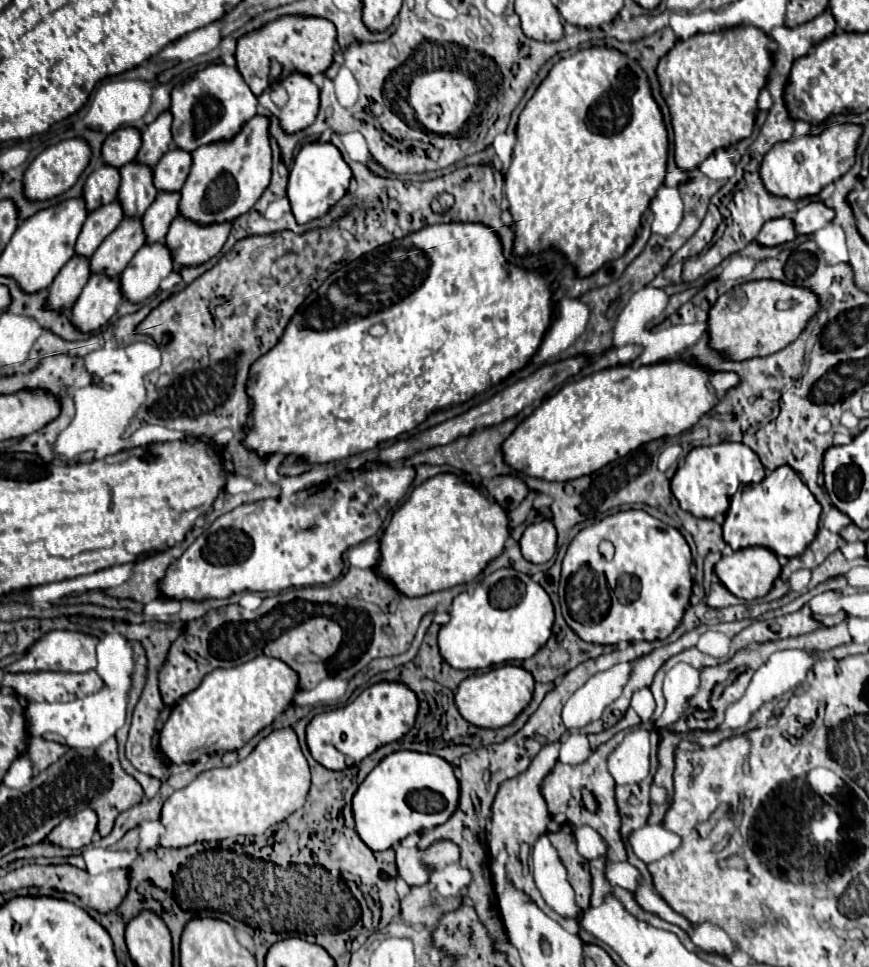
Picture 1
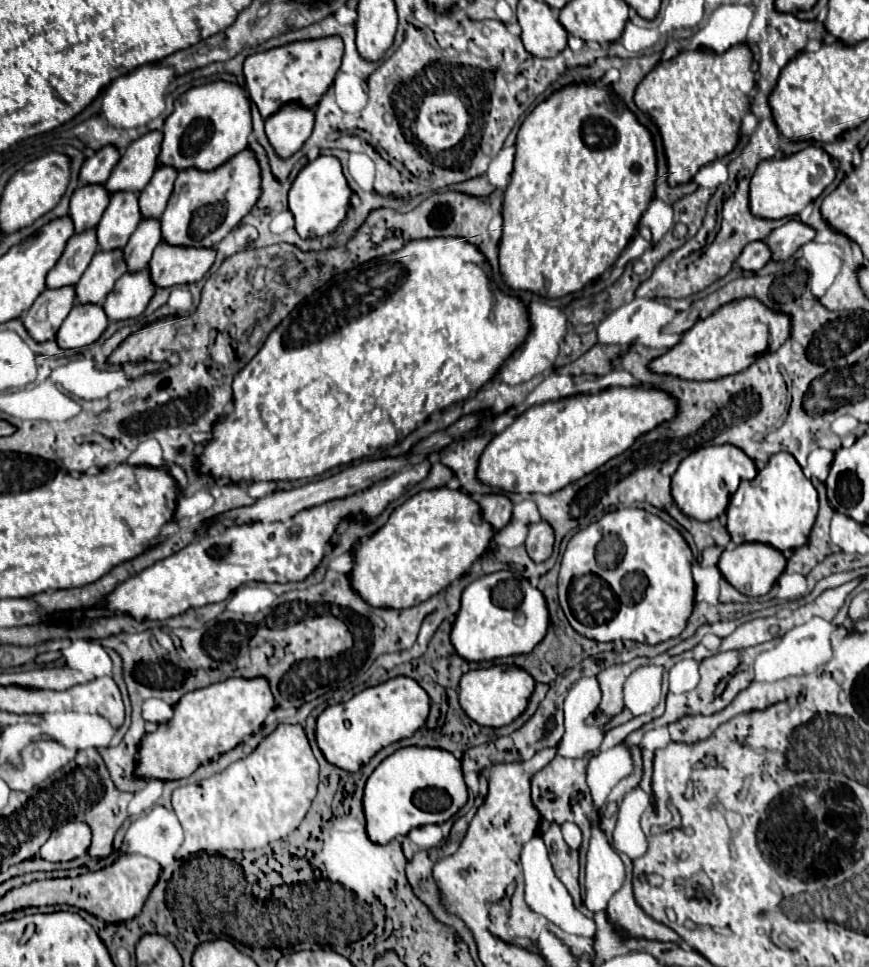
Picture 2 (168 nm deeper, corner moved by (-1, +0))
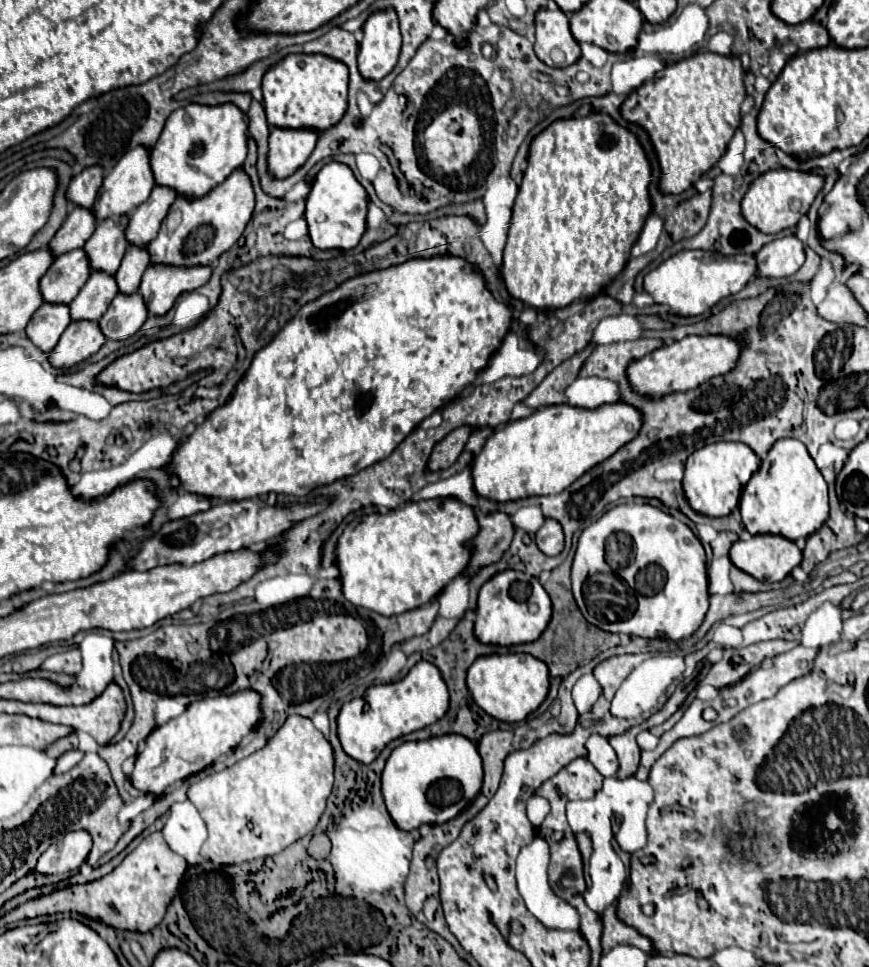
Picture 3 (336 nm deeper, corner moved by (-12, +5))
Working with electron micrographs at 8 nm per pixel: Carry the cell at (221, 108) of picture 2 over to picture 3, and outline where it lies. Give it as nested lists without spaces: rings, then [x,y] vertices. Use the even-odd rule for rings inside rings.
[[[190,103],[168,117],[158,143],[152,147],[152,173],[158,185],[168,185],[188,197],[200,197],[222,183],[236,167],[242,167],[246,153],[248,117],[238,105]]]

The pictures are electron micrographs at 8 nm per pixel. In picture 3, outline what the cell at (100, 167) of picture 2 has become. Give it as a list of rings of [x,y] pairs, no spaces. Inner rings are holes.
[[[102,165],[86,167],[82,173],[78,173],[72,179],[72,183],[68,187],[68,199],[80,207],[92,207],[96,201],[96,193],[102,185],[102,179],[104,179]]]

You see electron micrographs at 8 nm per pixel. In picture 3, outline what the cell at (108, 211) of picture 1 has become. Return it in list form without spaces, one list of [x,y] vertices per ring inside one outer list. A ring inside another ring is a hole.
[[[84,249],[66,251],[56,257],[52,267],[40,279],[40,291],[48,303],[70,303],[92,273],[90,259]]]

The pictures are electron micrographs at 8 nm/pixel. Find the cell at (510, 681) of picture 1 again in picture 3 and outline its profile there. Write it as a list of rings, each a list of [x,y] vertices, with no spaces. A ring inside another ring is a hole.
[[[526,653],[478,657],[468,669],[468,689],[476,705],[498,721],[516,723],[534,713],[548,695],[548,667]]]

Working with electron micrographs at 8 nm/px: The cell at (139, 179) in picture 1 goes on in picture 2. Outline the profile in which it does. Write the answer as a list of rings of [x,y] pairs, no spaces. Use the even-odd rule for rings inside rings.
[[[117,192],[111,196],[109,206],[103,212],[101,222],[97,224],[97,244],[103,252],[113,248],[123,248],[129,236],[135,232],[141,222],[141,212],[137,204],[137,194]]]

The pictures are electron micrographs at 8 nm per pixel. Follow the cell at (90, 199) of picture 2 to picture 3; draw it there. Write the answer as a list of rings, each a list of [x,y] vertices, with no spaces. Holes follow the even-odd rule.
[[[74,207],[60,231],[50,241],[50,247],[54,255],[62,255],[64,251],[72,251],[78,247],[84,247],[84,243],[92,237],[92,233],[98,227],[98,217],[92,209],[86,207]]]

